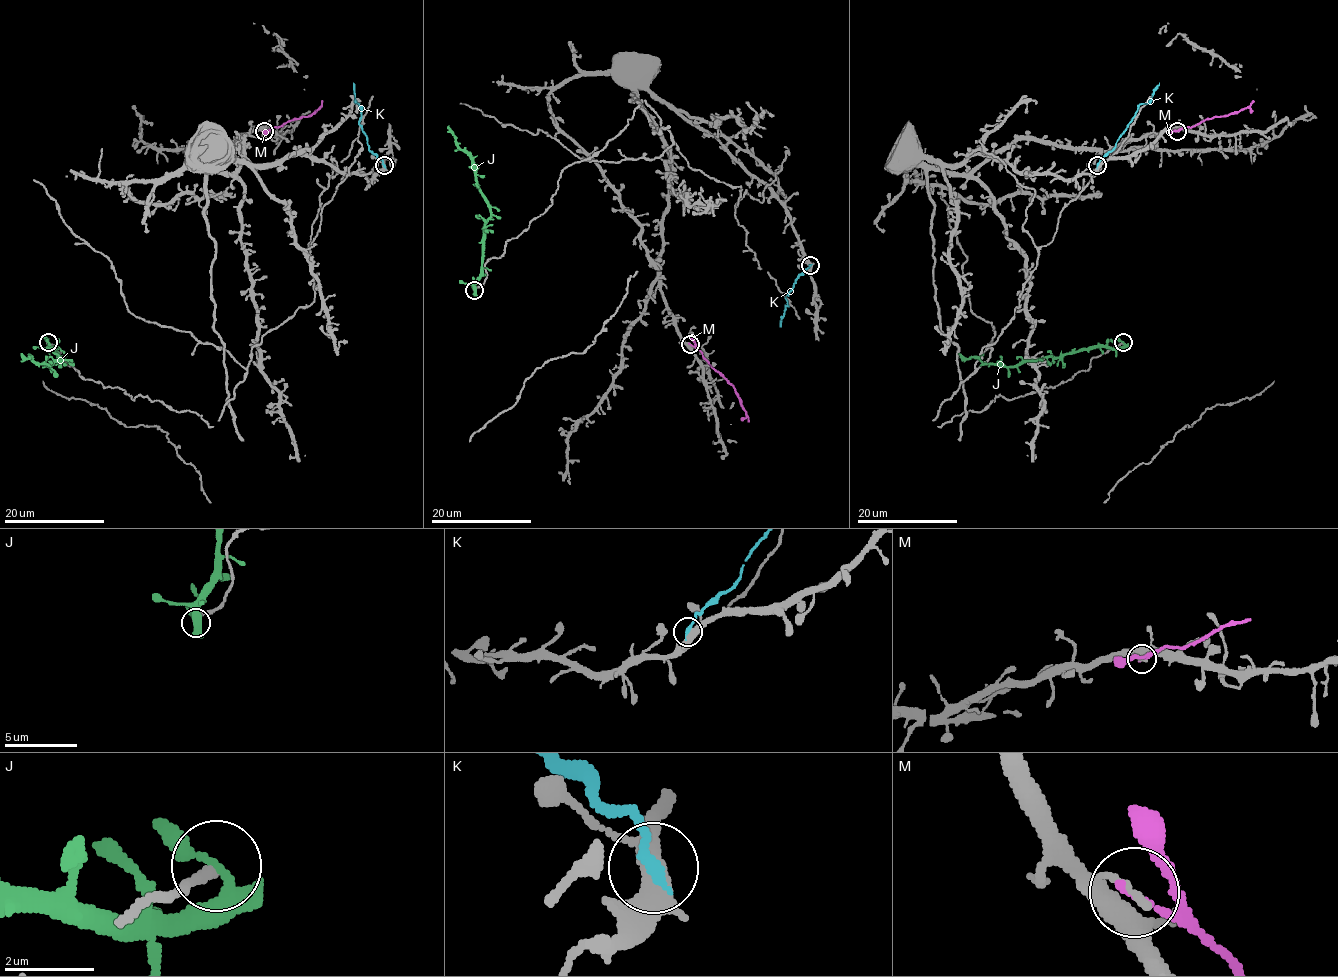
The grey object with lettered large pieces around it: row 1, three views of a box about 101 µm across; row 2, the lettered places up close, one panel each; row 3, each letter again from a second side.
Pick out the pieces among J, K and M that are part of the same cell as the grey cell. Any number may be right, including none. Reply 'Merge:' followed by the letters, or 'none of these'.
Merge: none of these

